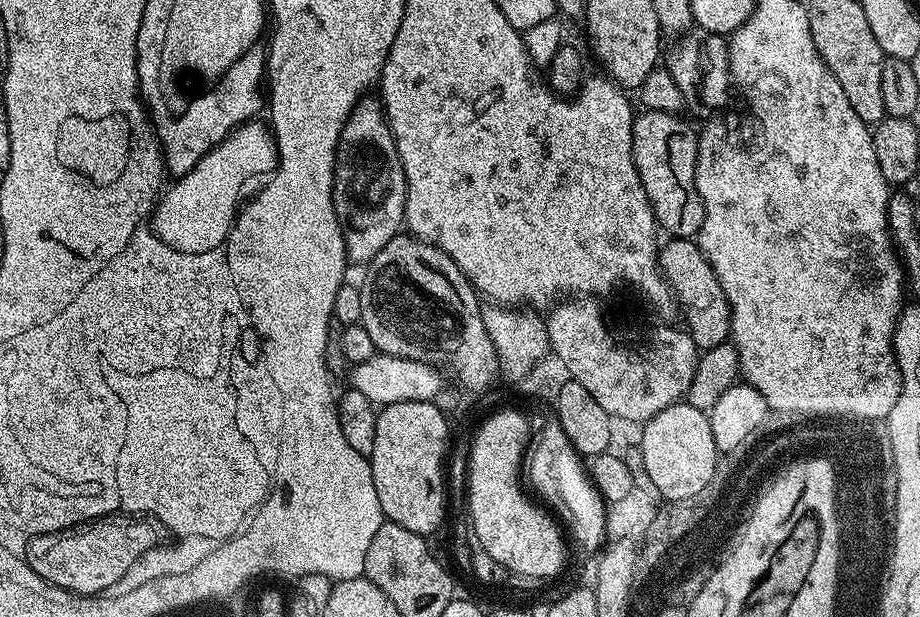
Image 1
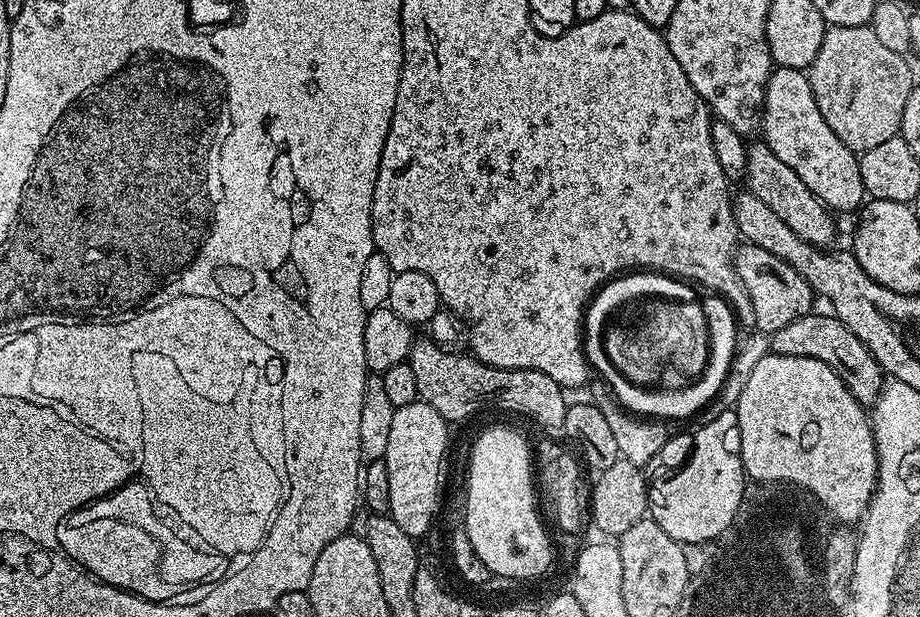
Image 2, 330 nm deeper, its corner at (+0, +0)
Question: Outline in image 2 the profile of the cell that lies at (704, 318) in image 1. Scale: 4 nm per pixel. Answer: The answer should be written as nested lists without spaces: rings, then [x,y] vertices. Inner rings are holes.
[[[744,242],[737,247],[734,257],[736,273],[750,298],[750,306],[754,306],[755,327],[769,334],[782,330],[782,326],[790,326],[794,318],[807,316],[813,311],[812,287],[798,274],[794,266],[790,266],[782,258],[770,254],[770,250],[762,250],[762,246]]]

